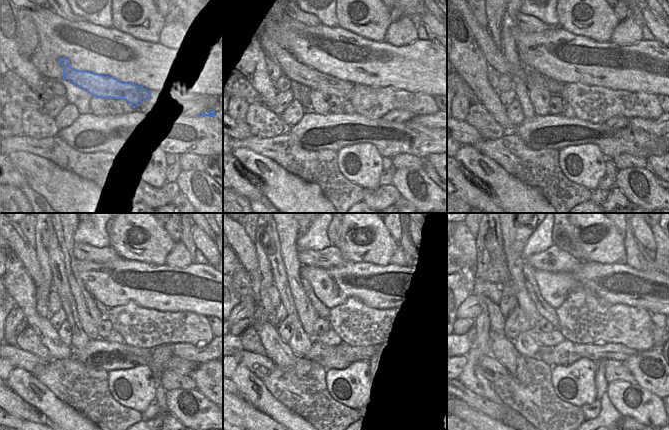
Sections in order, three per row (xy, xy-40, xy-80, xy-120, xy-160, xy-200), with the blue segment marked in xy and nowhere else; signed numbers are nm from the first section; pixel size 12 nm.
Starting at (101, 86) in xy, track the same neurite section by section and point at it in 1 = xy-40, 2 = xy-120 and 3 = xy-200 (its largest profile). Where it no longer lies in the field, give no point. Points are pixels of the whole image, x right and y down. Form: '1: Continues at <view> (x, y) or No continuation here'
1: Continues at xy-40 (328, 85)
2: Continues at xy-120 (42, 278)
3: Continues at xy-200 (467, 244).

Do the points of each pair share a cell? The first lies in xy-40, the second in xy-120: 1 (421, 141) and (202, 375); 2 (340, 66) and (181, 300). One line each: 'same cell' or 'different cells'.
1: different cells
2: same cell

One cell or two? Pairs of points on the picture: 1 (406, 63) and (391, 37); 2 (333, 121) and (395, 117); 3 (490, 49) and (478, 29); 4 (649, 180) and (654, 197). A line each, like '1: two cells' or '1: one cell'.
1: two cells
2: one cell
3: one cell
4: one cell

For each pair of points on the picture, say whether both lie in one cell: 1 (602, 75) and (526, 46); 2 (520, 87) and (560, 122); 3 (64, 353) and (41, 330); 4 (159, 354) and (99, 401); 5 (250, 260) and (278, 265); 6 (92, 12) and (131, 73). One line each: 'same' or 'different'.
1: same
2: different
3: same
4: different
5: different
6: different

